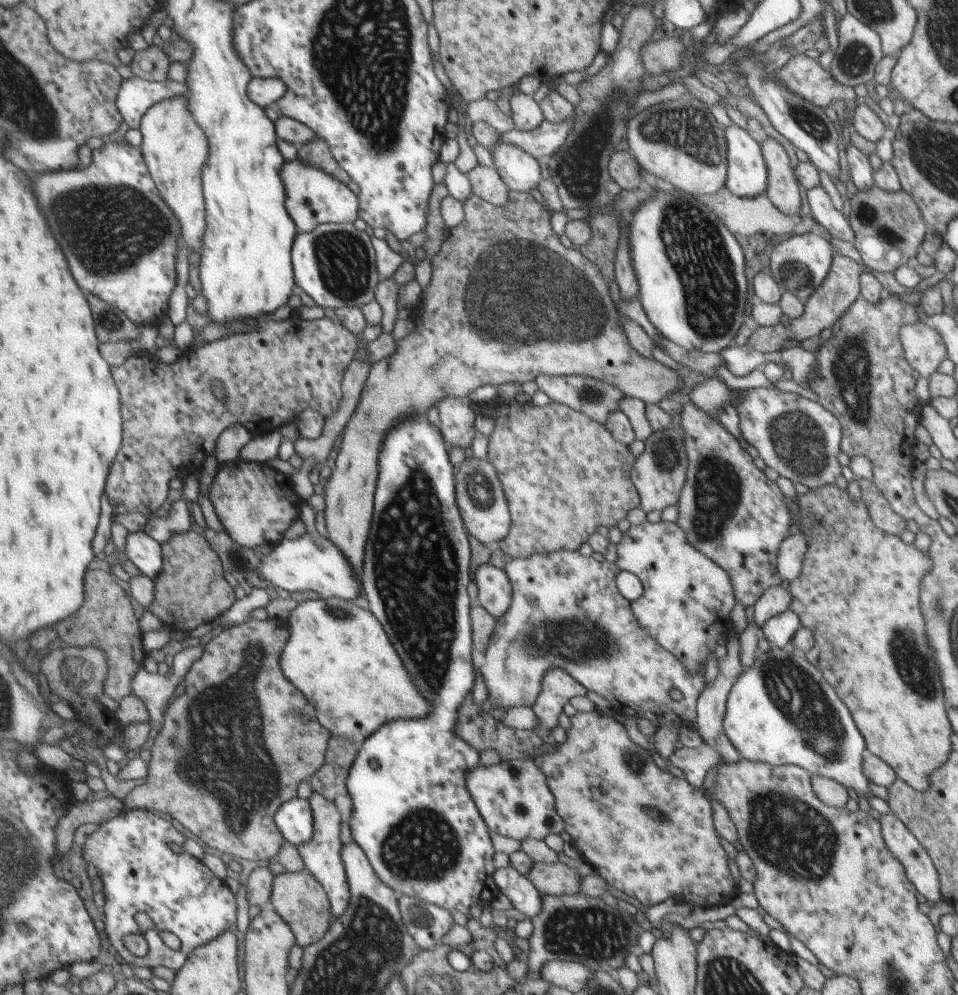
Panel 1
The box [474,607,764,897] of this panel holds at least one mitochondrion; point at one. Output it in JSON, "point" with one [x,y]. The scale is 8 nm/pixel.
{"point":[577,640]}

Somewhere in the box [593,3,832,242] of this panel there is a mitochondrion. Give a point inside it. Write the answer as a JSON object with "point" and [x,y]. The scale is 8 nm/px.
{"point":[682,126]}

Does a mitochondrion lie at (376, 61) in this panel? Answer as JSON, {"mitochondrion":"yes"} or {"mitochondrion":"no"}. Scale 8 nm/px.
{"mitochondrion":"yes"}

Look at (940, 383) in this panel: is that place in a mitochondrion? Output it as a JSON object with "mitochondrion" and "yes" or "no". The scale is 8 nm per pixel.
{"mitochondrion":"no"}

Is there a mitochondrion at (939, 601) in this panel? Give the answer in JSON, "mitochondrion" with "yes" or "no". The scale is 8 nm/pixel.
{"mitochondrion":"yes"}

